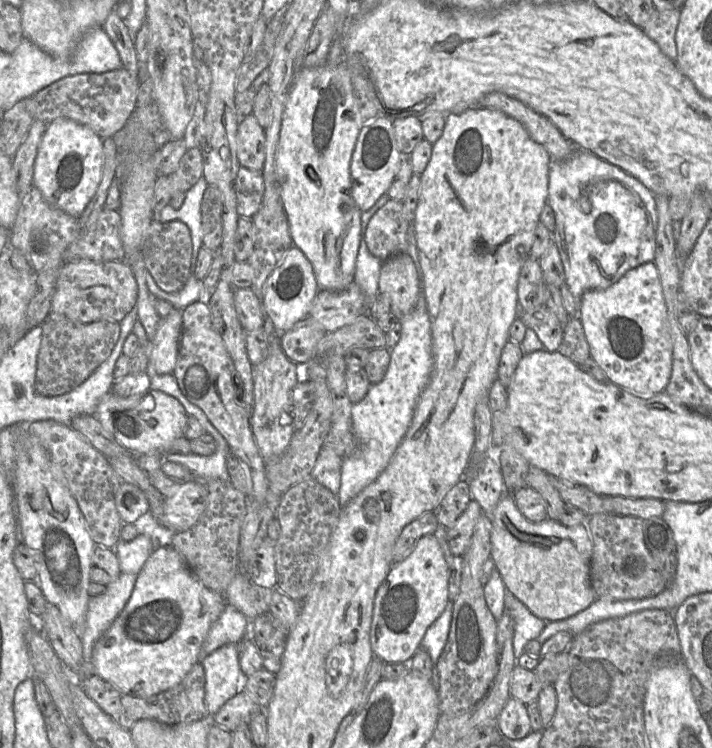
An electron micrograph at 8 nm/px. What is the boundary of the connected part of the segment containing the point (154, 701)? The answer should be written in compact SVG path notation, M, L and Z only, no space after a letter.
M196 663L184 679L172 688L149 697L137 697L125 694L112 684L93 674L82 681L82 689L103 712L125 729L141 719L156 720L166 725L177 725L201 719L206 715L205 674L201 663Z

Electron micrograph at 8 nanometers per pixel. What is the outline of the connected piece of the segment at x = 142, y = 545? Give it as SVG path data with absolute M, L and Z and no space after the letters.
M139 534L129 542L119 539L117 558L121 573L138 575L154 549L151 537L146 534Z

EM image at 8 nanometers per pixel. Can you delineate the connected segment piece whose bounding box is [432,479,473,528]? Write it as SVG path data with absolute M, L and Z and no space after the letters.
M462 479L446 493L432 513L441 526L451 528L472 499L468 482L466 479Z

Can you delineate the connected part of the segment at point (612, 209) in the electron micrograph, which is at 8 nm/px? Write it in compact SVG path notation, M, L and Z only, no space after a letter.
M577 149L566 160L550 160L548 179L547 204L553 208L556 220L554 242L563 263L565 283L578 304L585 292L607 289L629 270L654 262L658 224L656 200L638 179L582 149Z

